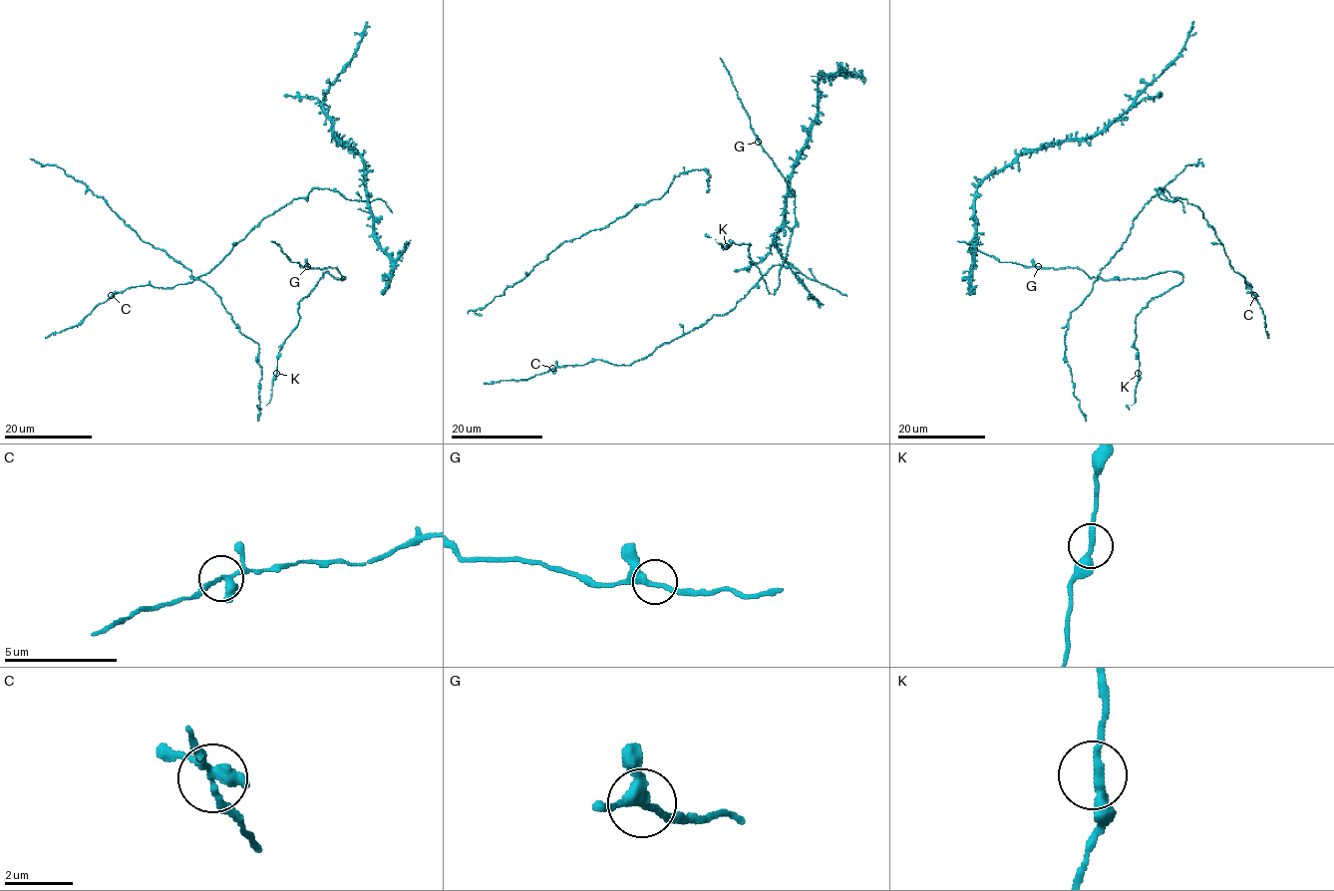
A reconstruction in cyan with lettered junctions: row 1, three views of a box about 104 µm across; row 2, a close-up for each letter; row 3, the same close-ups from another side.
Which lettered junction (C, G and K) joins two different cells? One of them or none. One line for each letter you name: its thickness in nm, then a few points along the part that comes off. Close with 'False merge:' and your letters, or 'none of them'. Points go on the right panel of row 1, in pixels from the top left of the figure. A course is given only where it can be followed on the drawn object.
False merge: none of them

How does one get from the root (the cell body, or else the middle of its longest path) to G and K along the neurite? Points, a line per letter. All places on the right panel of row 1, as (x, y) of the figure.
G: (1054, 269), (1038, 266)
K: (1054, 269), (1076, 267), (1104, 280), (1142, 278), (1166, 271), (1182, 276), (1136, 317), (1138, 373)

